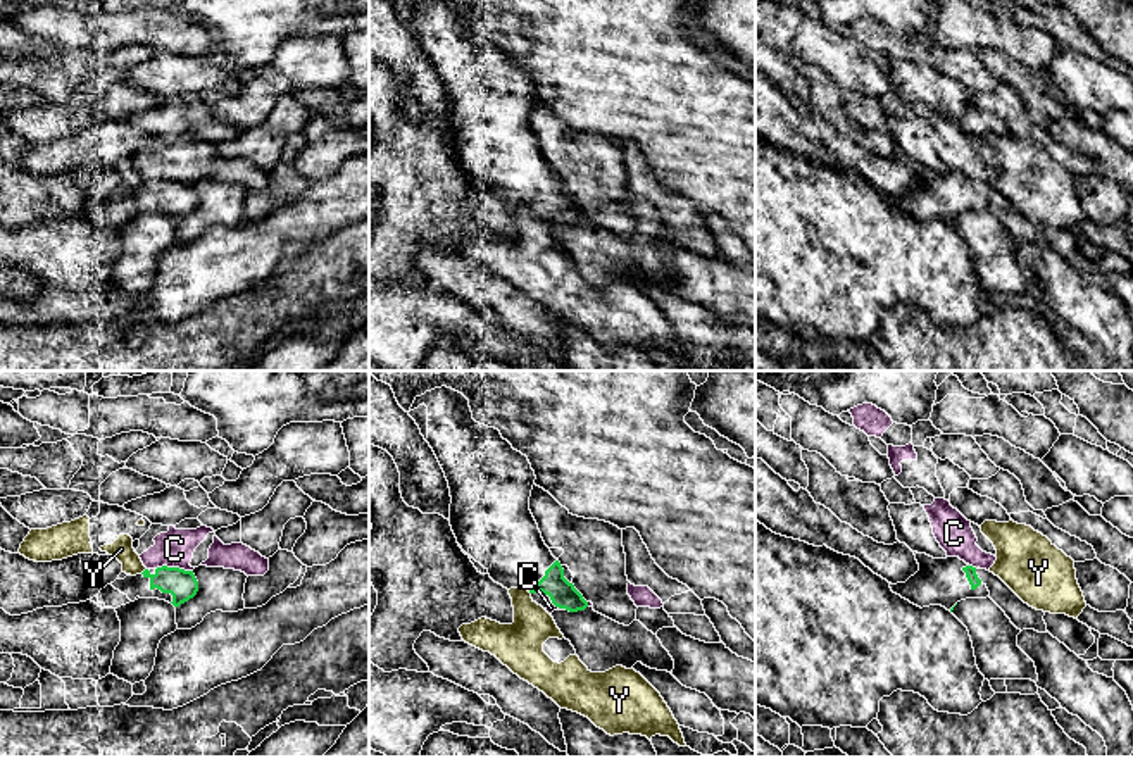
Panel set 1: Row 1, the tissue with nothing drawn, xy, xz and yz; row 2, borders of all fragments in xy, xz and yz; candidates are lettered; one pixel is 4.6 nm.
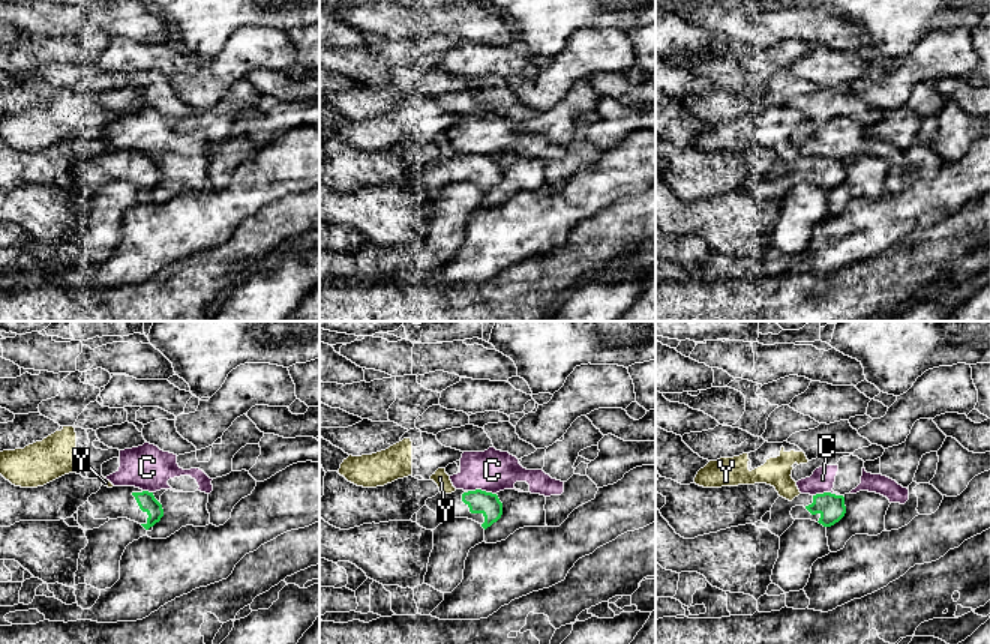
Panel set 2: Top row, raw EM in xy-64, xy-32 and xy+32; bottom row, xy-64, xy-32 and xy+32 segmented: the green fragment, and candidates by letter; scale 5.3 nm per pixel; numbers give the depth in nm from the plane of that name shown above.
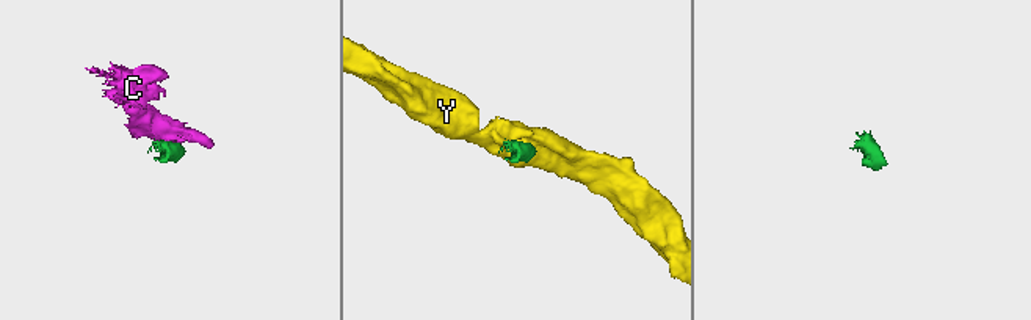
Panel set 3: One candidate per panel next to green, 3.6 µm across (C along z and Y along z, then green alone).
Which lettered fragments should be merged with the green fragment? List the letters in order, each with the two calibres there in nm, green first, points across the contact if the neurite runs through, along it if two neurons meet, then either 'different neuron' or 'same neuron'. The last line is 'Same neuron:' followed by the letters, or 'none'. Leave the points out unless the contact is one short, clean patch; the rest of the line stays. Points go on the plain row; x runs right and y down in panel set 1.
C: 140/180 nm | along xy (156, 181), (168, 180), (192, 185) | different neuron
Y: 140/100 nm | different neuron
Same neuron: none

